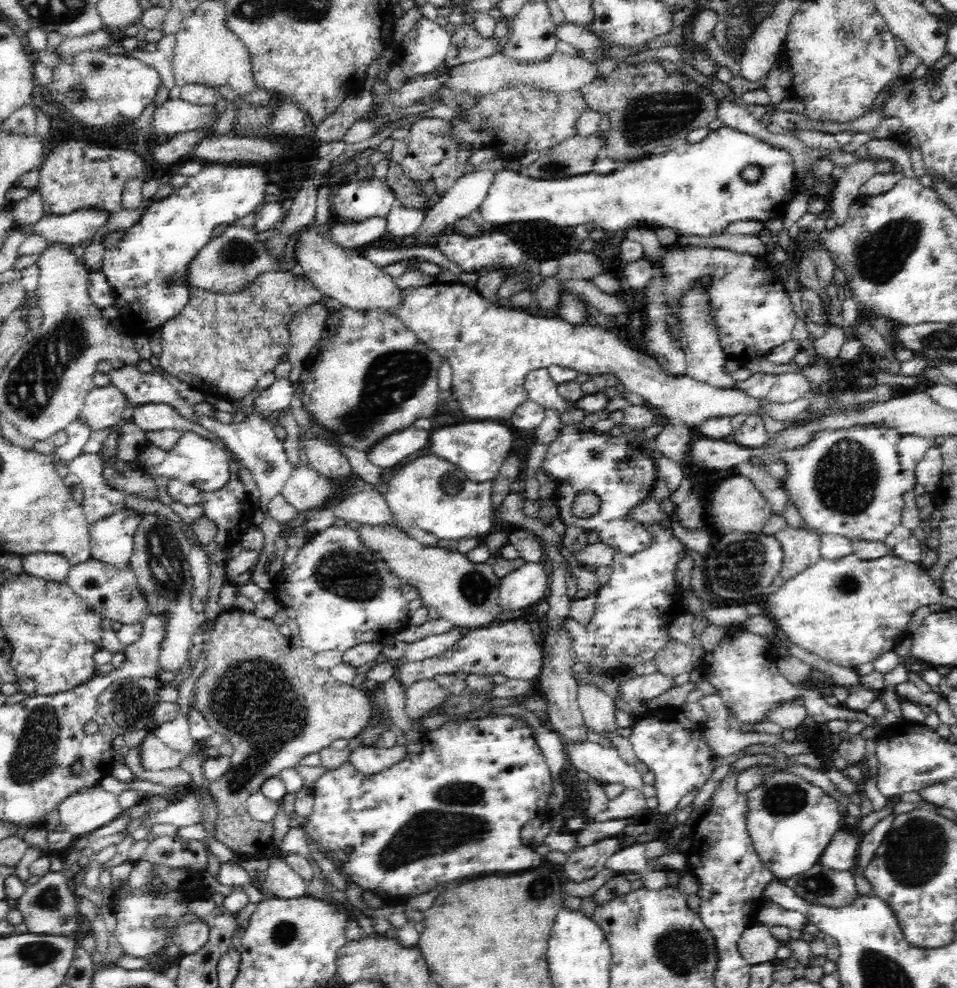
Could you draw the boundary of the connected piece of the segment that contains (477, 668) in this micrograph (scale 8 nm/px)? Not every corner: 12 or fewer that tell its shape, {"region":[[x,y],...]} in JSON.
{"region":[[527,617],[465,629],[433,658],[397,664],[406,690],[438,674],[537,681]]}

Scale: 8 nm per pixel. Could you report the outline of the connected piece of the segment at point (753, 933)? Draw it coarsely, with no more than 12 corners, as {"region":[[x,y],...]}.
{"region":[[753,923],[737,948],[755,965],[774,960],[780,942],[769,927]]}

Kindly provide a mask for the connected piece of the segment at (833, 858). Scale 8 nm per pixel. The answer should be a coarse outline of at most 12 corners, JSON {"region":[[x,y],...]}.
{"region":[[839,830],[818,862],[832,870],[857,863],[861,839]]}

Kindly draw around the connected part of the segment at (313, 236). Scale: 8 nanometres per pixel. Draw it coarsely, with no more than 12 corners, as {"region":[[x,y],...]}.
{"region":[[329,225],[308,228],[297,266],[342,306],[392,315],[396,279]]}

